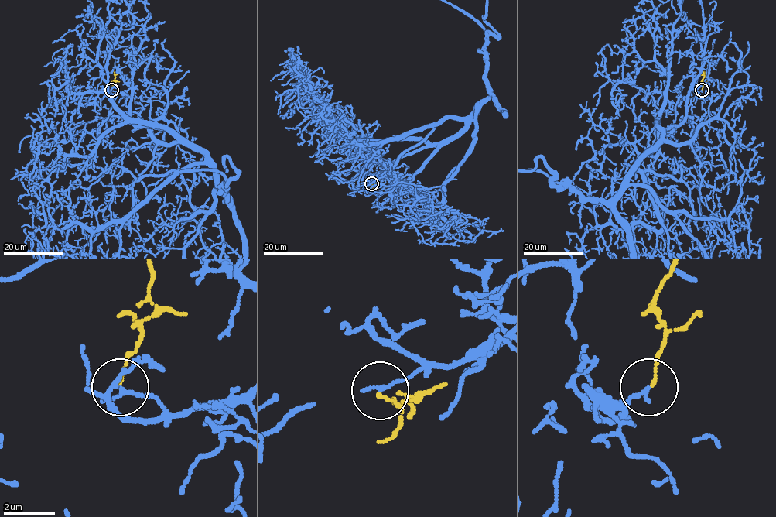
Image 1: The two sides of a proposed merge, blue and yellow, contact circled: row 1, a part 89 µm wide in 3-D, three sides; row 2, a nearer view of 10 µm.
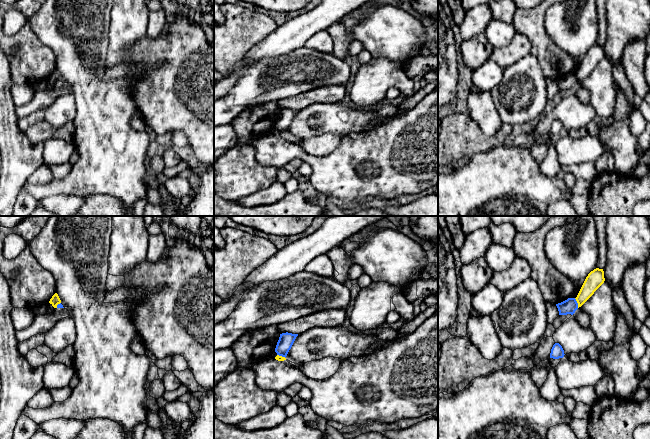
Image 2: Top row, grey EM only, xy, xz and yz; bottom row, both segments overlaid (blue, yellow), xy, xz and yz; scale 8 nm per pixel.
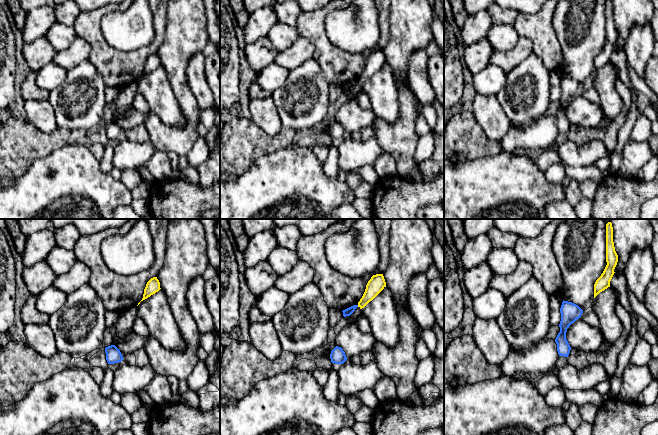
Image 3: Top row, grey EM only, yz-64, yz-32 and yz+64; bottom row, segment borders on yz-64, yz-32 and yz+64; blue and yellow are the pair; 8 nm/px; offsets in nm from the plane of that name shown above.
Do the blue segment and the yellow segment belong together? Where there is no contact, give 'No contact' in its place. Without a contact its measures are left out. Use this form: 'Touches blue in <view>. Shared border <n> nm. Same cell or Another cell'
Touches blue in yz. Shared border 90 nm. Another cell

